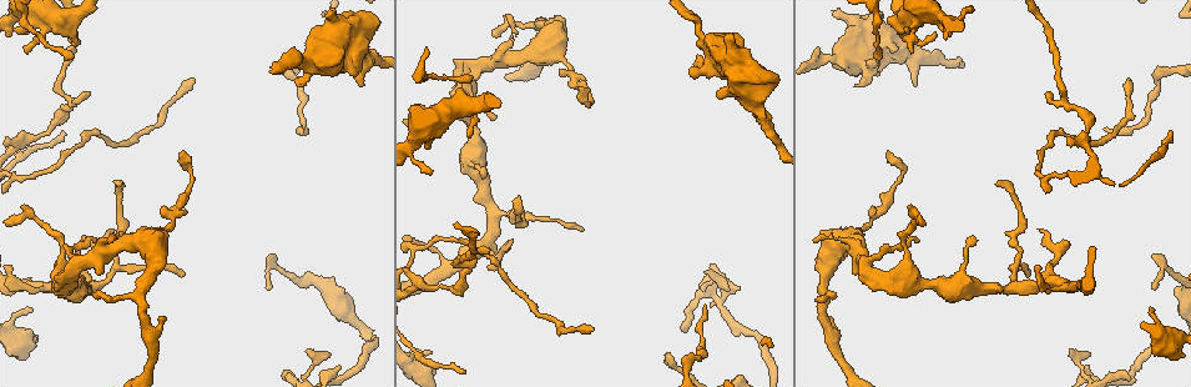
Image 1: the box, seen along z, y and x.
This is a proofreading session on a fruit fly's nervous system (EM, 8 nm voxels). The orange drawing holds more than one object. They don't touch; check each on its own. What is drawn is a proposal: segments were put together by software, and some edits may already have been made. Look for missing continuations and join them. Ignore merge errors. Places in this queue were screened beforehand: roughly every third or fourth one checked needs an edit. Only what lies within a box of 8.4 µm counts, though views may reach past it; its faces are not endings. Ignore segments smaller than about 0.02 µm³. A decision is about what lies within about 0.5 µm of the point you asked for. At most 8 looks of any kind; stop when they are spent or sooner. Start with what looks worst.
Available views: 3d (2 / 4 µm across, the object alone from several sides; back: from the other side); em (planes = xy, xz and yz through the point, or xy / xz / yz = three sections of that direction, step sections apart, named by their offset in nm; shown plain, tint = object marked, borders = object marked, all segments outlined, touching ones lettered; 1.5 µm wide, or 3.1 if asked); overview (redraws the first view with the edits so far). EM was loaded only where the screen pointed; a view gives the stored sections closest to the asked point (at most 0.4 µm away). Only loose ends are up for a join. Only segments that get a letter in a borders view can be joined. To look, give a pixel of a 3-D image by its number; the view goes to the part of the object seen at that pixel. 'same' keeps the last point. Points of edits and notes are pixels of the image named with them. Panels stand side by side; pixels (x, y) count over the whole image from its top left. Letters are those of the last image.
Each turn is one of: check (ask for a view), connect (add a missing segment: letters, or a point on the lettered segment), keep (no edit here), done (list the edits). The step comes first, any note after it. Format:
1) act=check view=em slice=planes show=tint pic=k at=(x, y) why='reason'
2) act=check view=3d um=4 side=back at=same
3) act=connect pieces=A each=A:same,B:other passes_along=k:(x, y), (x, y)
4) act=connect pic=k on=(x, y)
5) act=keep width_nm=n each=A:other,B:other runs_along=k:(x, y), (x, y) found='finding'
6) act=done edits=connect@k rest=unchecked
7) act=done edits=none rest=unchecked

act=check view=em slice=yz step=4 show=tint pic=1 at=(888, 152) why='branch stops here'

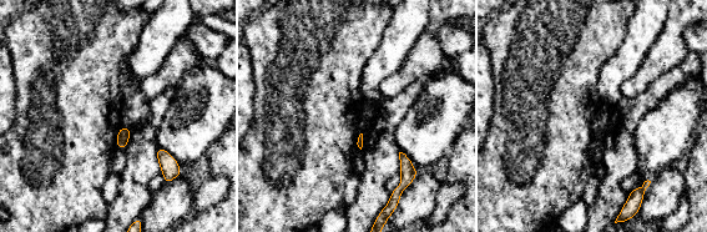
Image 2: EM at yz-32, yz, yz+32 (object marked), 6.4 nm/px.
act=check view=em slice=planes show=tint at=same why='cut it another way'

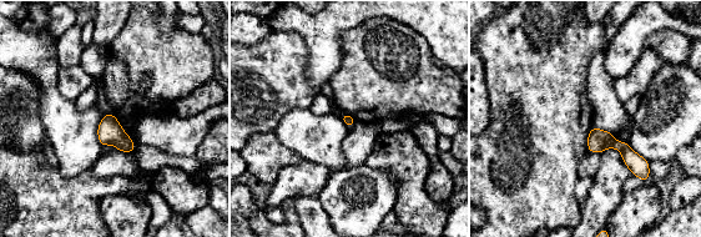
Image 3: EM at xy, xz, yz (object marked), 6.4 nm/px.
act=check view=em slice=planes show=borders at=same

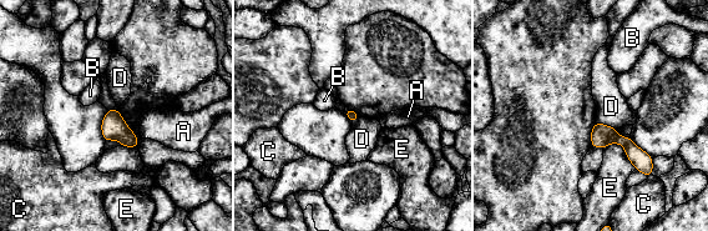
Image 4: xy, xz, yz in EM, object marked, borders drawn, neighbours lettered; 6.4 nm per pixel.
act=keep each=A:other,B:other,C:other,D:other,E:other border=4:(596, 120), (615, 129) found='no lettered segment goes on from it'

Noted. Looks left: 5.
act=check view=3d um=4 pic=1 at=(364, 84) why='free end'

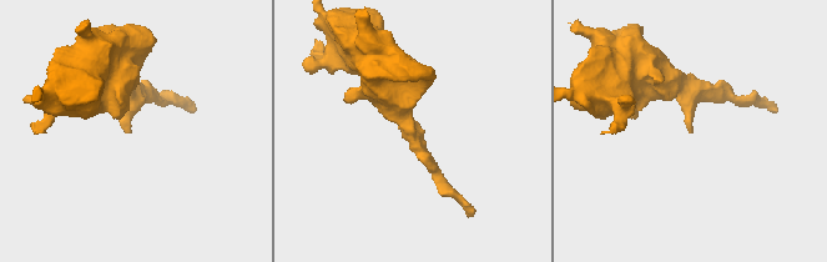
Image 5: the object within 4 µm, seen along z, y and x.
act=check view=em slice=xz step=8 show=tint pic=5 at=(129, 130) why='shape alone is not enough'

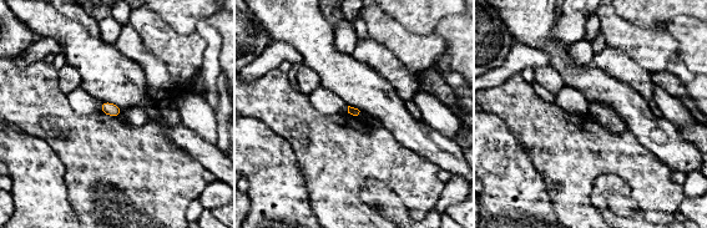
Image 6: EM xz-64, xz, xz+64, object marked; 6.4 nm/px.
act=check view=em slice=planes show=borders at=same why='cut it another way'

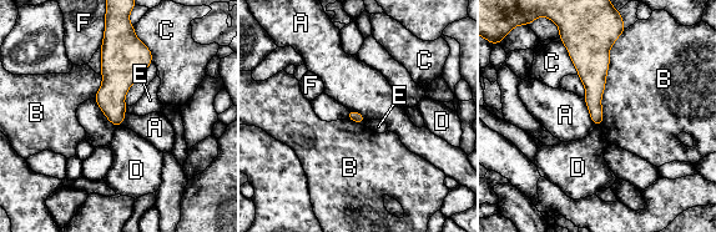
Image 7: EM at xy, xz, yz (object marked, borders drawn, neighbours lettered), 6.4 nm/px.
act=keep each=A:other,B:other,C:other,D:other,E:other,F:other border=7:(583, 97), (590, 120), (595, 126) found='no lettered segment goes on from it'

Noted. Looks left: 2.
act=check view=3d um=4 pic=1 at=(833, 294) why='thin end'

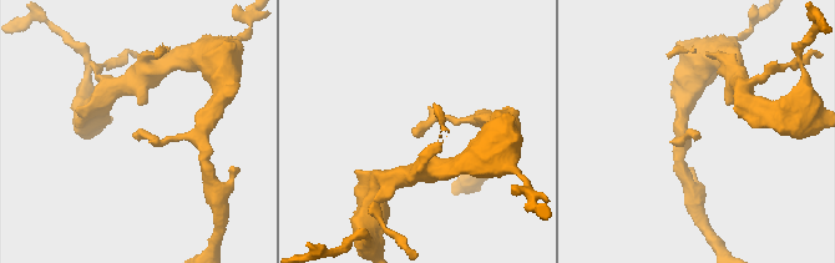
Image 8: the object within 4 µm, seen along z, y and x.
act=check view=em slice=planes show=borders pic=8 at=(699, 135) why='shape alone is not enough'

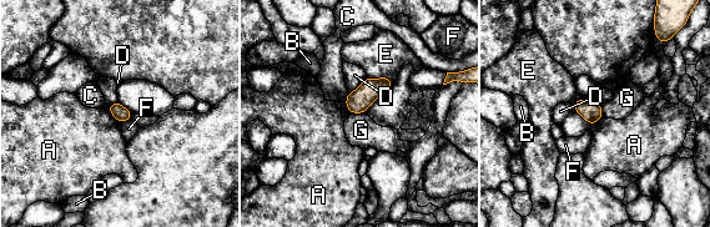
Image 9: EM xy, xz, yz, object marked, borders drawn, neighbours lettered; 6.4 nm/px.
act=keep width_nm=100 longest_contact=E:170nm each=A:other,B:other,C:other,D:other,E:other,F:other,G:other found='no lettered segment goes on from it'

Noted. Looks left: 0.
act=done edits=none rest=unchecked

